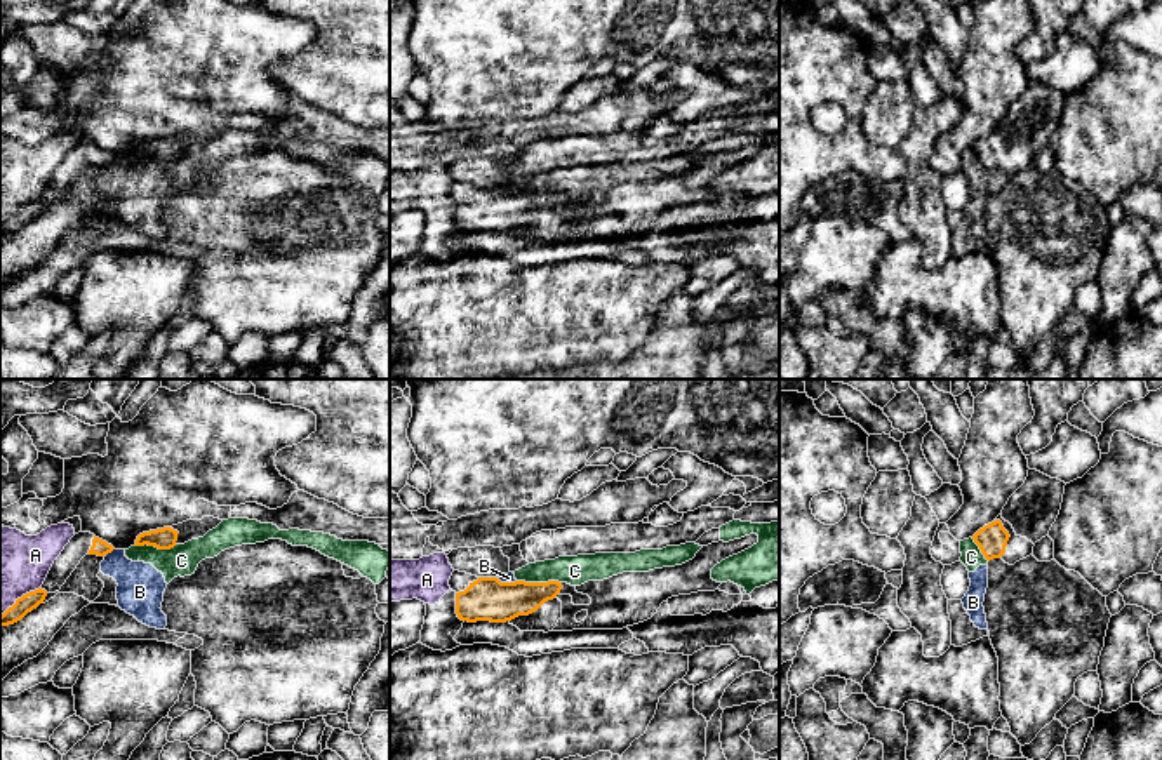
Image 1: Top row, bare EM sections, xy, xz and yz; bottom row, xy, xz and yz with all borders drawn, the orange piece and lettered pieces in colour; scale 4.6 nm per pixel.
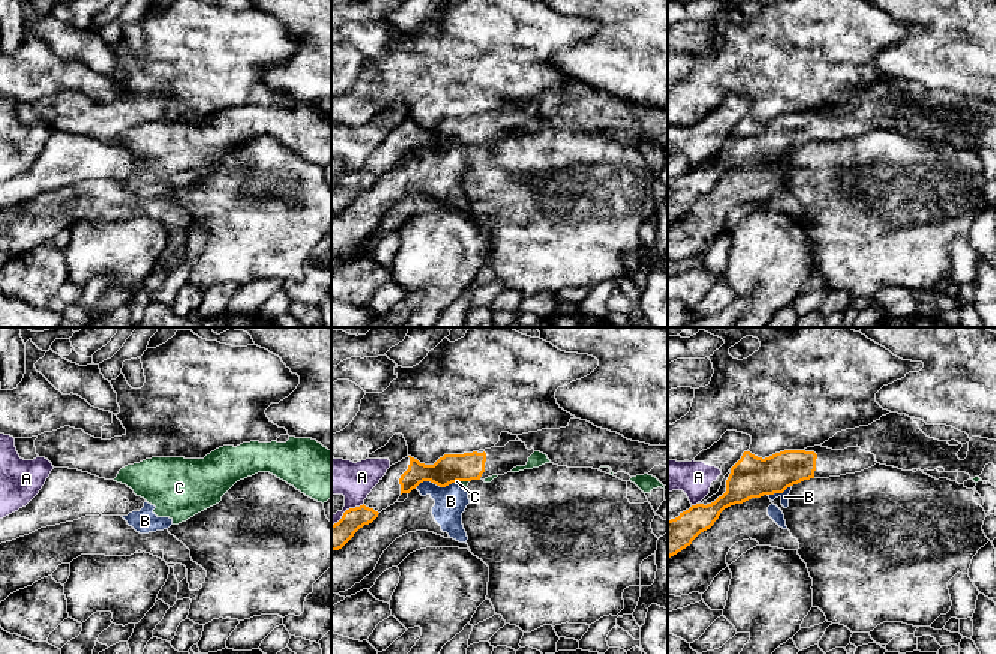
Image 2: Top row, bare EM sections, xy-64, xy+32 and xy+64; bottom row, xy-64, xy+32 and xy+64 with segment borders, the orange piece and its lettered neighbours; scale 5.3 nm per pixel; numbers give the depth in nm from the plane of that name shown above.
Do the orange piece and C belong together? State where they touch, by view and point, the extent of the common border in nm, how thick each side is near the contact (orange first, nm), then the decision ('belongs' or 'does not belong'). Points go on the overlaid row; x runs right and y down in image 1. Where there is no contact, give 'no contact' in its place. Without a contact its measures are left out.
meets orange in xz at (540, 583); contact 200 nm long; 200 nm thick on the orange side, 140 nm on the other; does not belong

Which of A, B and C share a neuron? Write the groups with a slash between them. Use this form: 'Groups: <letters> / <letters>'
Groups: A / B C

